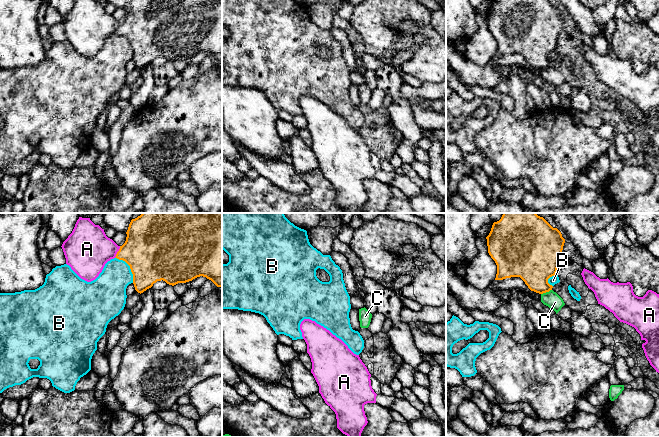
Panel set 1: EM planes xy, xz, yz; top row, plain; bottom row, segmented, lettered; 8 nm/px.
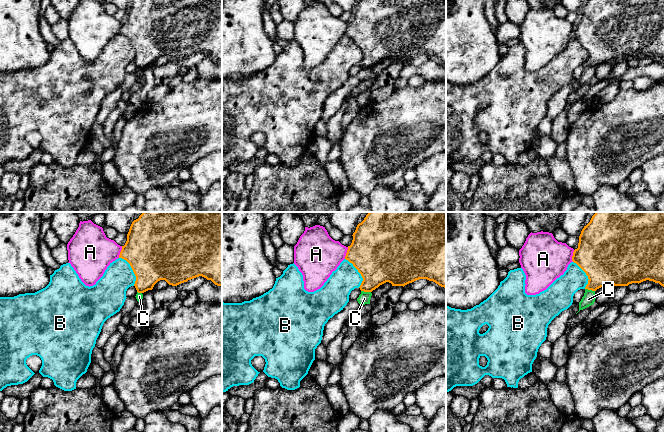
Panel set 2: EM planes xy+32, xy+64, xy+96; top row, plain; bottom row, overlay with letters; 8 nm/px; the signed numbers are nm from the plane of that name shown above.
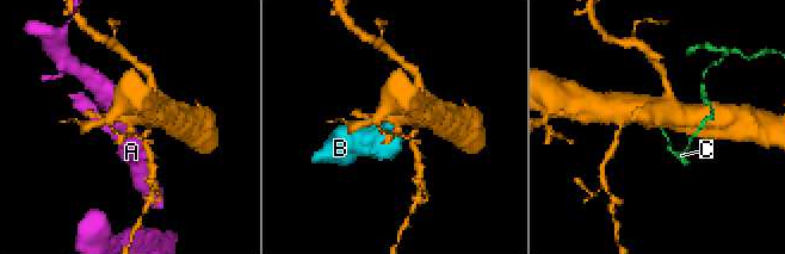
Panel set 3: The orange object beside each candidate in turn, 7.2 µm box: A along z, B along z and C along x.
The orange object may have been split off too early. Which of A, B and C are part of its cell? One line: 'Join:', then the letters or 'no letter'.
Join: no letter

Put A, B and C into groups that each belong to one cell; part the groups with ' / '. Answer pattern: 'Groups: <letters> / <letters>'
Groups: A / B / C

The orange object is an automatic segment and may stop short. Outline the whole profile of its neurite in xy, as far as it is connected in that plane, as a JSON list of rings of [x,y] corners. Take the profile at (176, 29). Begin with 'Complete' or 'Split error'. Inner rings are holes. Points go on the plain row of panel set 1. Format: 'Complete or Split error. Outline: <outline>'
Complete. Outline: [[[129,0],[126,10],[126,17],[120,22],[115,34],[130,42],[138,69],[151,64],[157,57],[163,56],[174,62],[200,52],[222,63],[222,0]]]

